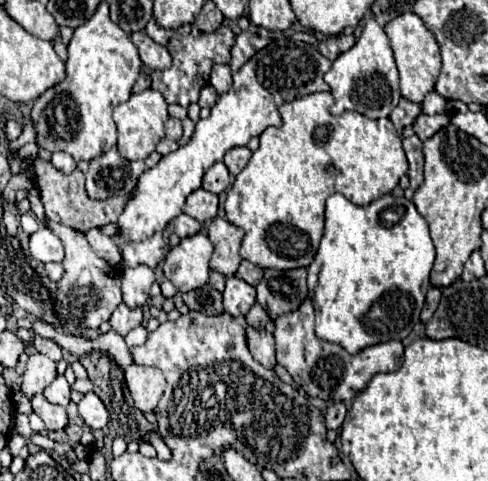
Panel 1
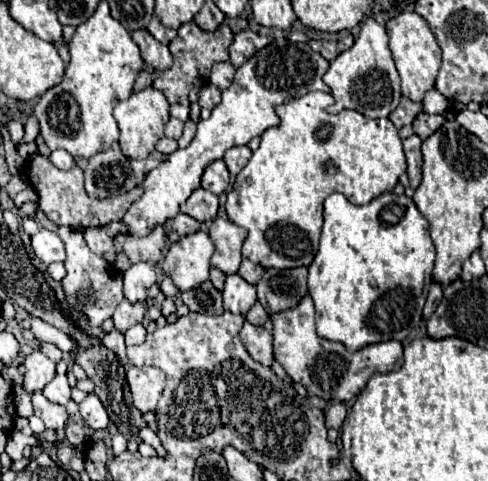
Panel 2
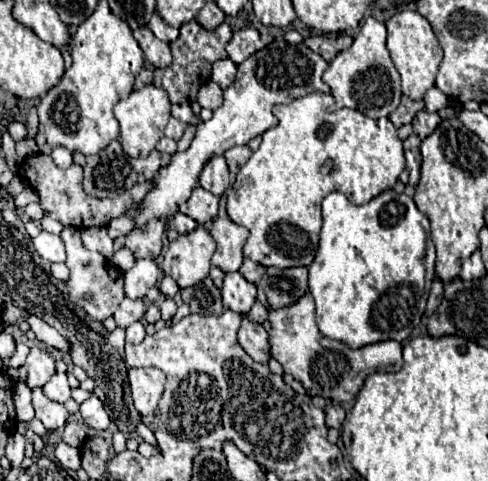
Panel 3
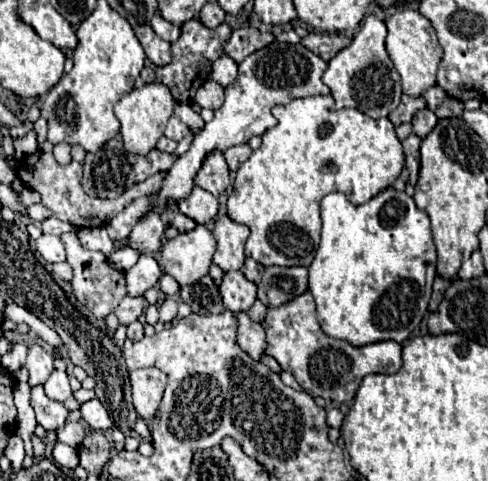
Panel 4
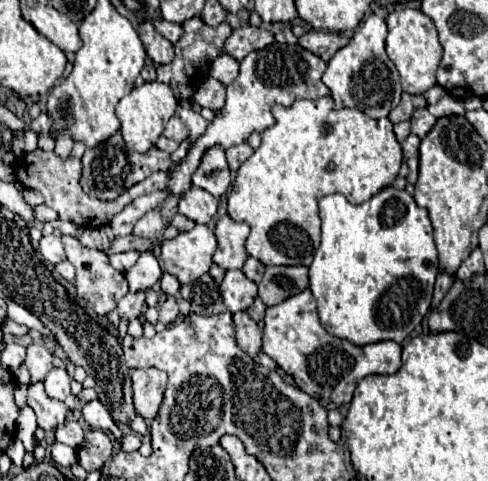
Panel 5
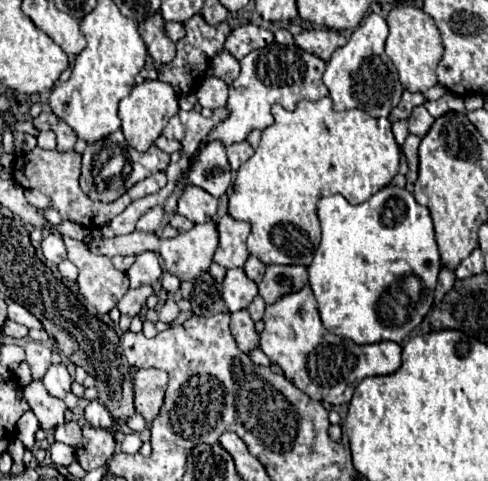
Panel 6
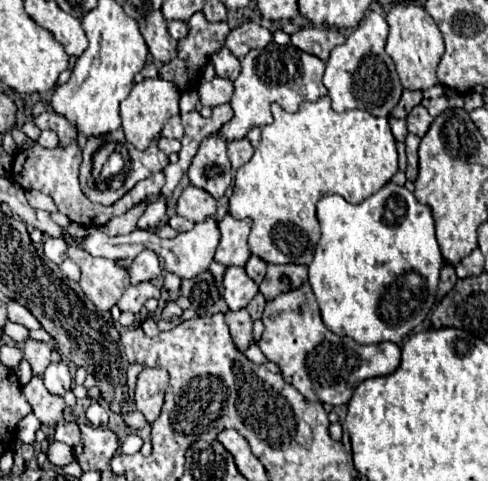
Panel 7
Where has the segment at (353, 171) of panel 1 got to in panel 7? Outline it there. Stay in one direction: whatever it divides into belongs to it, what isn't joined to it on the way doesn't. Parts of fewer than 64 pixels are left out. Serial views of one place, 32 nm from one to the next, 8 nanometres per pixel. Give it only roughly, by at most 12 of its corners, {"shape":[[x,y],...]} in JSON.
{"shape":[[272,104],[230,214],[266,264],[314,258],[314,206],[398,172],[386,118]]}

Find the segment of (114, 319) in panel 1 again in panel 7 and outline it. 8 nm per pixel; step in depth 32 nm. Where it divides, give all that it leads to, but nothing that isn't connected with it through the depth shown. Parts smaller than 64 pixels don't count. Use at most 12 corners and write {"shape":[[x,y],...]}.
{"shape":[[152,282],[130,286],[118,302],[122,312],[138,314],[148,298],[160,298]]}

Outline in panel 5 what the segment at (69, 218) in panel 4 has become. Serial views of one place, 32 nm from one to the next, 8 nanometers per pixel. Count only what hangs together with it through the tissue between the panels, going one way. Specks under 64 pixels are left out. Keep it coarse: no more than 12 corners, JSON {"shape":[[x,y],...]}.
{"shape":[[40,148],[16,160],[16,178],[60,220],[108,224],[138,196],[162,190],[154,172],[116,200],[80,188],[82,162]]}

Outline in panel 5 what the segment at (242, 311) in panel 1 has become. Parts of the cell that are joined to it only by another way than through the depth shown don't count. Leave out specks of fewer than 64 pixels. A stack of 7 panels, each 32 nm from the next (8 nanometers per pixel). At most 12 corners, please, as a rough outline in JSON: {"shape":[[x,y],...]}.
{"shape":[[228,270],[220,294],[230,312],[248,310],[256,284]]}

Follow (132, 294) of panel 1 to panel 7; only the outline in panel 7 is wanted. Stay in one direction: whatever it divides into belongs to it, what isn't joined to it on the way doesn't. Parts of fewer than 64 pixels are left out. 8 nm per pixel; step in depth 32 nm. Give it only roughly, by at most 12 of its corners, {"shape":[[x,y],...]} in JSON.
{"shape":[[140,252],[128,274],[132,284],[162,274],[156,252]]}

